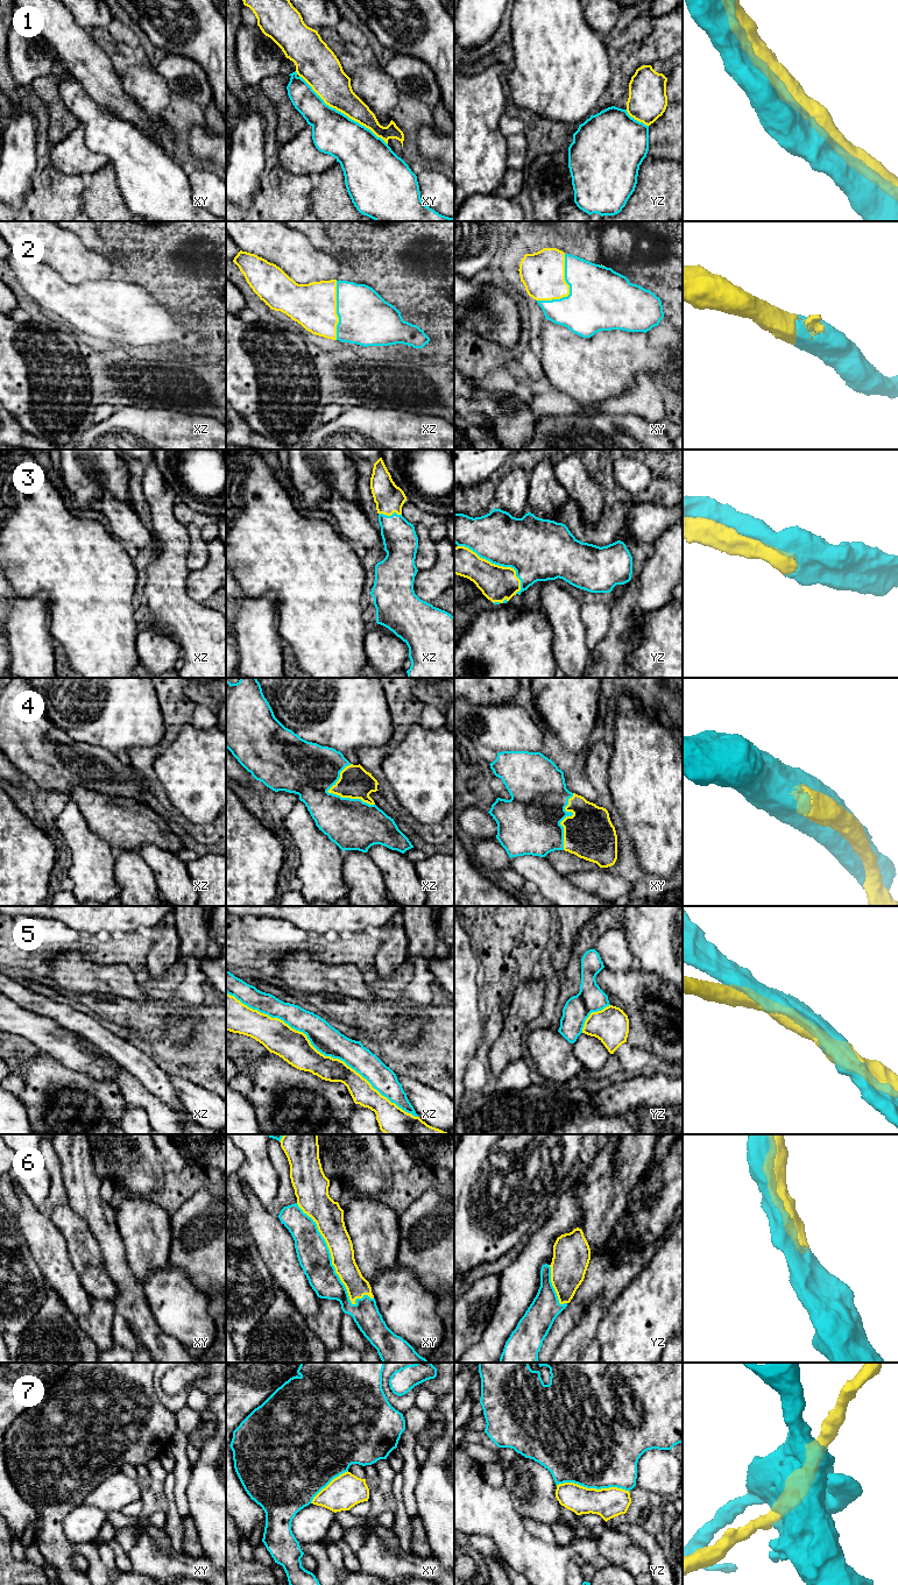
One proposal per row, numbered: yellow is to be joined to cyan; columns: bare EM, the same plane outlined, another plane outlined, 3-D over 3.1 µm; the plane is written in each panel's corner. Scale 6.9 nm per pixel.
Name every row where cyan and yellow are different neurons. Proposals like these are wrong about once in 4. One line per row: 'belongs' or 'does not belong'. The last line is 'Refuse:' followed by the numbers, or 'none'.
1: belongs
2: belongs
3: belongs
4: belongs
5: does not belong
6: belongs
7: does not belong
Refuse: 5, 7

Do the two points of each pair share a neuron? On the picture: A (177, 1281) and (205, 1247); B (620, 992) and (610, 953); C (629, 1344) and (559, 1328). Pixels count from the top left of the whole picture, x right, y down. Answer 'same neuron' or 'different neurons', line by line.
A: different neurons
B: different neurons
C: different neurons

